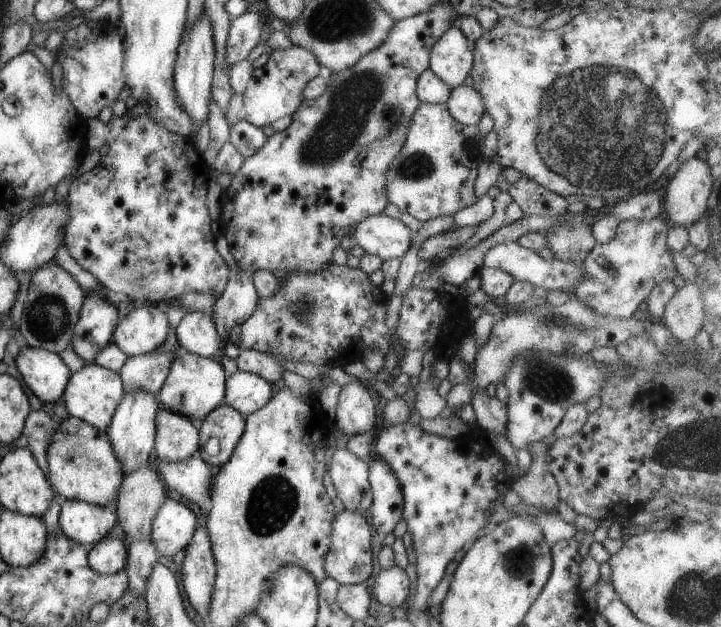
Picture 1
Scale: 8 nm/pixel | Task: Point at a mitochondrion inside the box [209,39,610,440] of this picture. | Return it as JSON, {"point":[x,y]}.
{"point":[352,100]}

